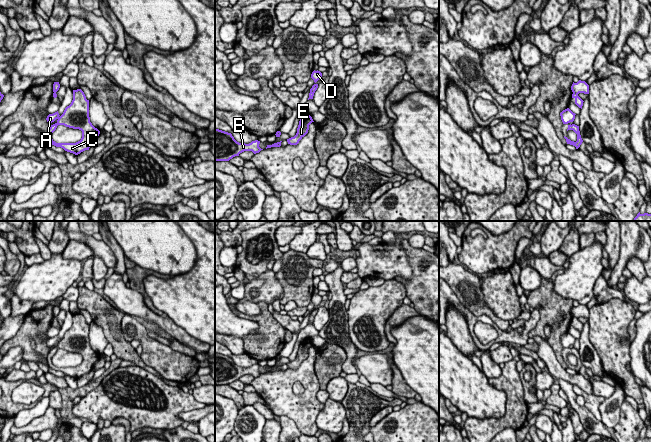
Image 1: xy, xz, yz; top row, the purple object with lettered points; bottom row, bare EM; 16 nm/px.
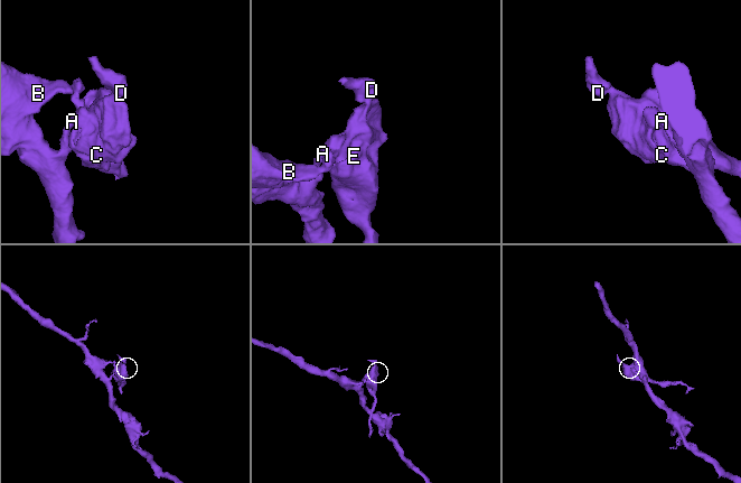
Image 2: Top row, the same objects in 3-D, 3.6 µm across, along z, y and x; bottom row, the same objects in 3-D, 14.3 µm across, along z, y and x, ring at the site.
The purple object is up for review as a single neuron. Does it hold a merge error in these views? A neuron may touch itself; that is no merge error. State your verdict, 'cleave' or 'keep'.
cleave

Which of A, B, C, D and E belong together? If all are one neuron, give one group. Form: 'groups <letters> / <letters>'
groups A B / C D E

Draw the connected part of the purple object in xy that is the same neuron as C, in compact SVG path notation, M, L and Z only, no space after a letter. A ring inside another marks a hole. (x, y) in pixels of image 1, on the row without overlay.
M77 313L73 314L73 324L71 328L65 332L57 346L48 353L47 363L51 369L61 371L67 376L78 379L85 374L89 374L99 358L100 355L90 346L89 324L86 323L81 313ZM58 349L81 354L81 364L76 367L56 367L52 363L52 357L56 354Z

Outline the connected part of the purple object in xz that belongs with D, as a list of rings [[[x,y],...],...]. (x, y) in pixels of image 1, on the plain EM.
[[[313,295],[311,298],[311,302],[314,304],[315,308],[312,310],[312,312],[310,313],[310,317],[309,317],[309,323],[313,323],[314,317],[318,312],[318,308],[316,307],[320,302],[322,301],[322,297],[320,295]]]

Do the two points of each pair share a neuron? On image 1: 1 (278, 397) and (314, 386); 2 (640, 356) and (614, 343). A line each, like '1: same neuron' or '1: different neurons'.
1: same neuron
2: different neurons

